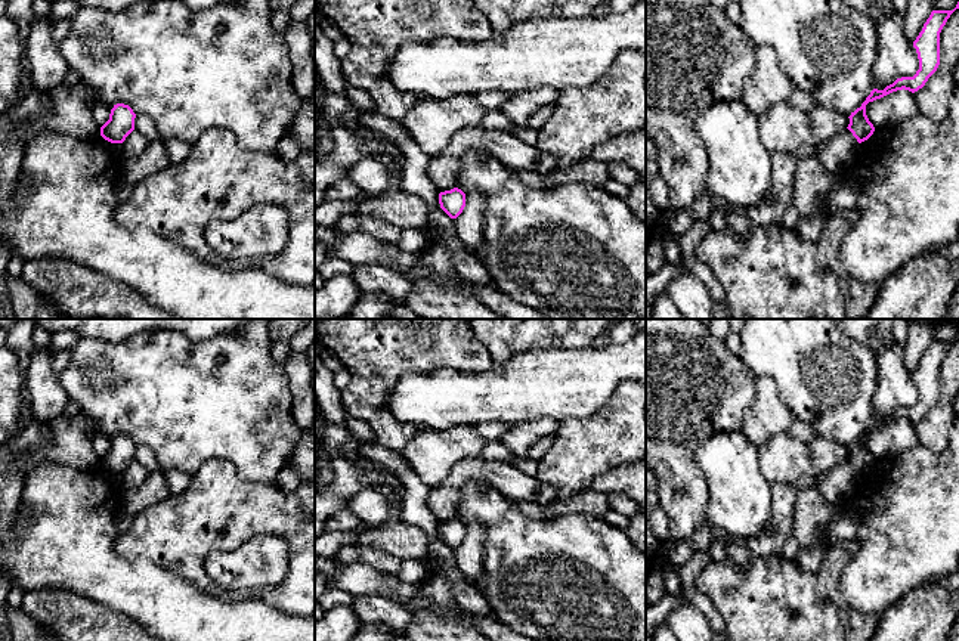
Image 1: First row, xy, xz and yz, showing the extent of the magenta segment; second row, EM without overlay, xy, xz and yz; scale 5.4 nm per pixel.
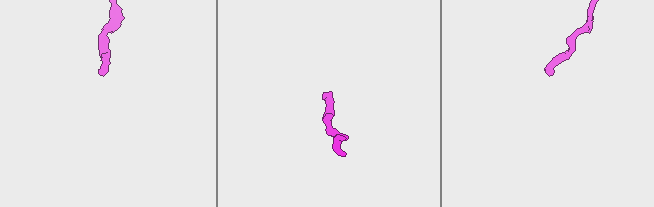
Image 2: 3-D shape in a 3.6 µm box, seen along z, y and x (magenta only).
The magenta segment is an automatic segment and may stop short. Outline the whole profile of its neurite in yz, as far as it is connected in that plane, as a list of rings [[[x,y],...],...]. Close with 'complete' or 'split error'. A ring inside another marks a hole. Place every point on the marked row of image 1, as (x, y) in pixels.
[[[959,1],[953,10],[932,10],[922,31],[913,41],[919,59],[919,69],[913,77],[897,78],[893,84],[887,86],[884,90],[873,89],[866,100],[851,112],[848,130],[857,139],[859,143],[867,140],[875,127],[866,115],[866,105],[876,99],[881,99],[897,90],[909,90],[912,93],[918,92],[925,86],[928,78],[937,71],[940,65],[940,32],[946,25],[950,15],[959,9]]] | complete

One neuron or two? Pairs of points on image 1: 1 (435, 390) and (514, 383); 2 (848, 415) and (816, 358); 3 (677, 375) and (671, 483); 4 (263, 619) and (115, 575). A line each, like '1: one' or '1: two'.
1: one
2: one
3: one
4: one

